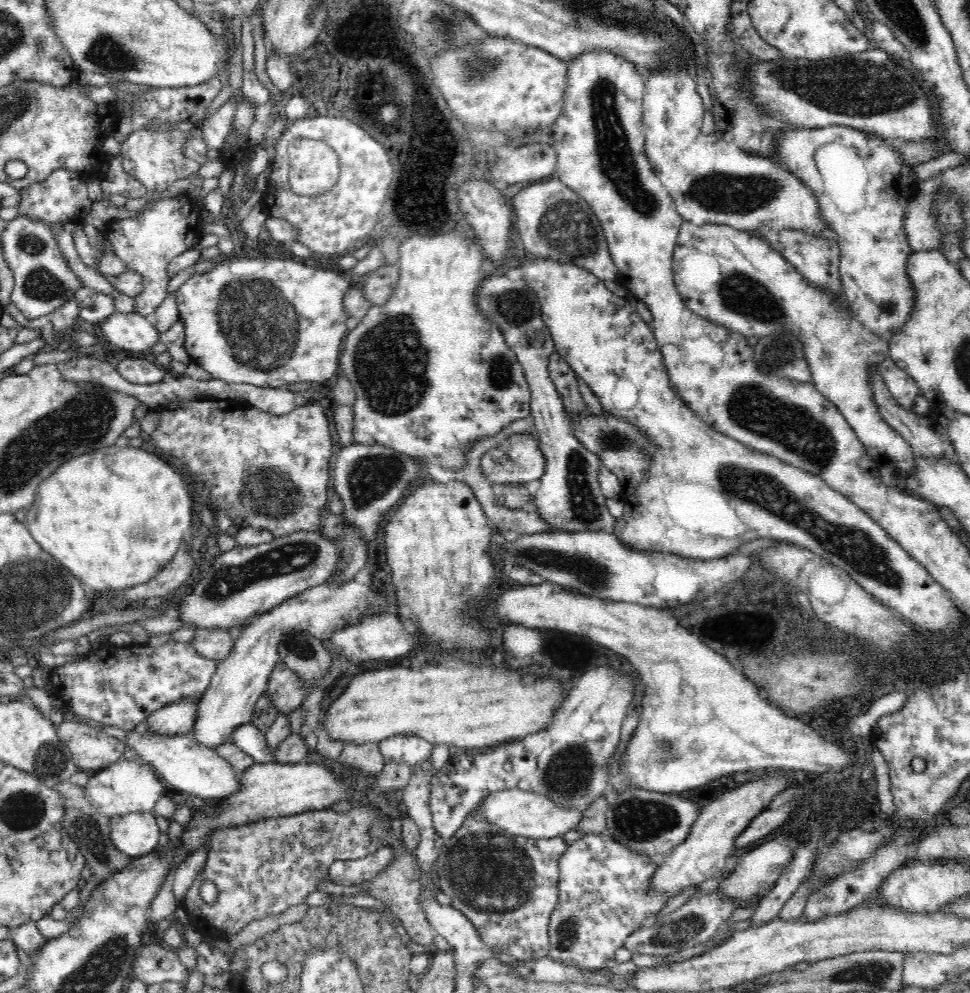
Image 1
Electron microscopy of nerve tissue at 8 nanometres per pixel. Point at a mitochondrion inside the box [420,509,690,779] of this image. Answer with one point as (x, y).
(593, 573)

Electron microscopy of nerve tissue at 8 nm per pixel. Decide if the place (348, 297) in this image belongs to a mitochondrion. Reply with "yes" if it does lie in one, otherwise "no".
no

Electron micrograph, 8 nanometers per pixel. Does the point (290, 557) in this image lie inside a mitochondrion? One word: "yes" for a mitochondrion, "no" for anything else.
yes

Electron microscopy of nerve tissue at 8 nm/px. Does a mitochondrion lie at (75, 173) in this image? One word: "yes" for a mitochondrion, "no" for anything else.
no

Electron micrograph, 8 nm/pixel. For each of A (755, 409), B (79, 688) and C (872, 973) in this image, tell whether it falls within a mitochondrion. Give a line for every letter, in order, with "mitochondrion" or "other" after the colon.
A: mitochondrion
B: other
C: mitochondrion

